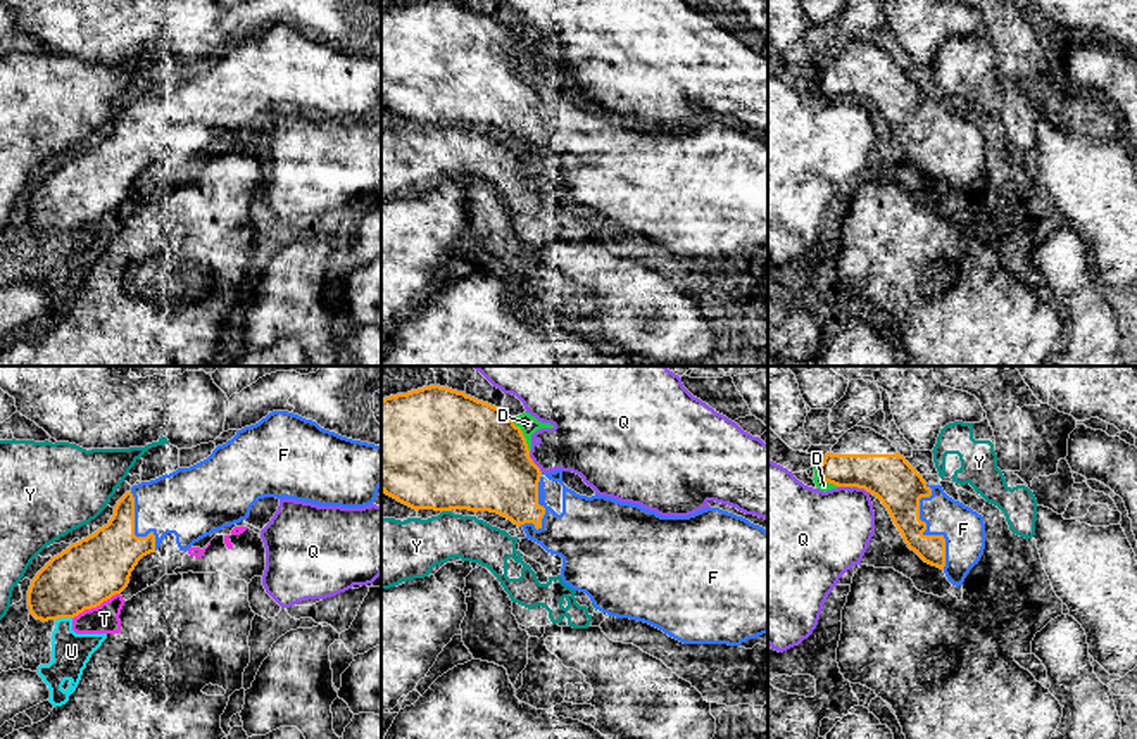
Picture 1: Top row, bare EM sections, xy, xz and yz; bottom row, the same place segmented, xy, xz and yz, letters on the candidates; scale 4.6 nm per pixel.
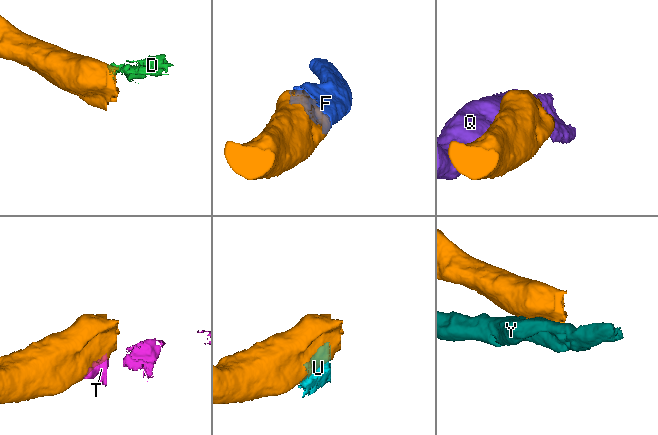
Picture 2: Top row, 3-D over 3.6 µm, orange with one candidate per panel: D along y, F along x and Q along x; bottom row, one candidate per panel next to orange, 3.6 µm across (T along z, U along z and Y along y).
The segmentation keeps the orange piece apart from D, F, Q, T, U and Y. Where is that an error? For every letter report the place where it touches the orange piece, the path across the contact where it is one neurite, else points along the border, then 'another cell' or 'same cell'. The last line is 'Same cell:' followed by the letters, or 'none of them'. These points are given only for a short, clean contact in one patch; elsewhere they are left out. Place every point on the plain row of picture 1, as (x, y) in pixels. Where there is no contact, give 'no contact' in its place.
D: contact xz (521, 47); another cell
F: contact yz (925, 142); same cell
Q: contact xz (532, 75); another cell
T: contact xy (95, 220); another cell
U: contact xy (62, 230); another cell
Y: contact xz (446, 123); another cell
Same cell: F

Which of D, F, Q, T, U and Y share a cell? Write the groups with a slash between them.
D / F / Q / T U / Y

